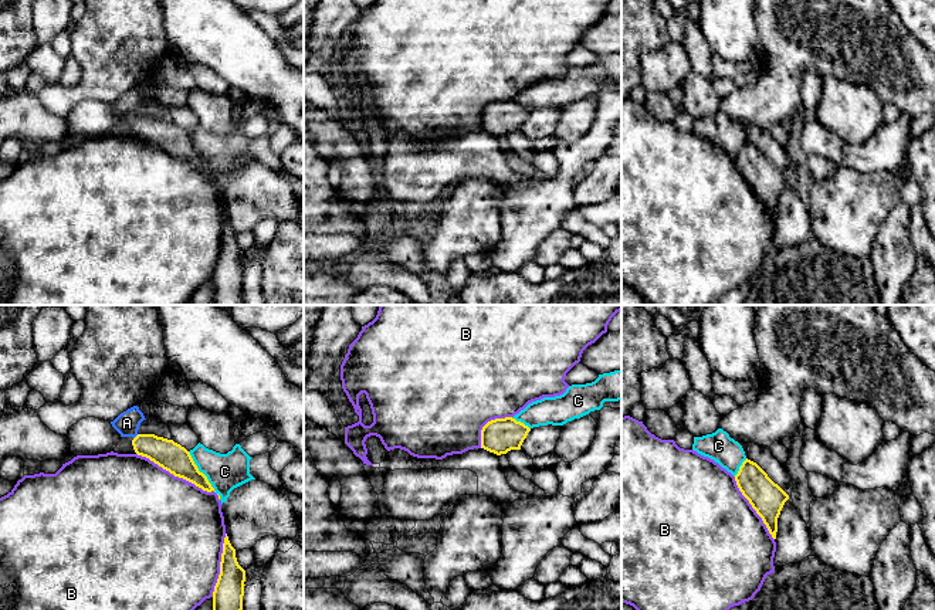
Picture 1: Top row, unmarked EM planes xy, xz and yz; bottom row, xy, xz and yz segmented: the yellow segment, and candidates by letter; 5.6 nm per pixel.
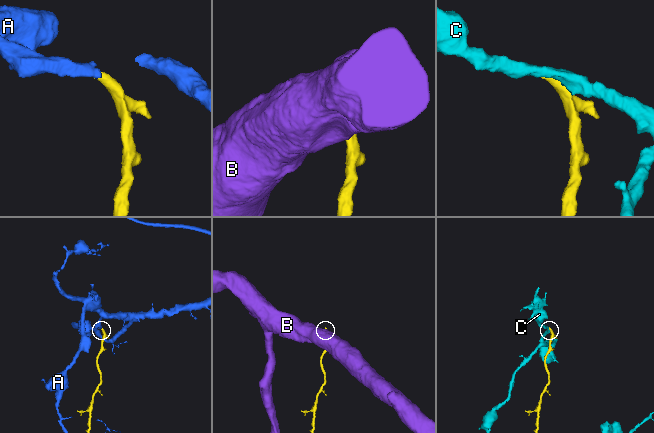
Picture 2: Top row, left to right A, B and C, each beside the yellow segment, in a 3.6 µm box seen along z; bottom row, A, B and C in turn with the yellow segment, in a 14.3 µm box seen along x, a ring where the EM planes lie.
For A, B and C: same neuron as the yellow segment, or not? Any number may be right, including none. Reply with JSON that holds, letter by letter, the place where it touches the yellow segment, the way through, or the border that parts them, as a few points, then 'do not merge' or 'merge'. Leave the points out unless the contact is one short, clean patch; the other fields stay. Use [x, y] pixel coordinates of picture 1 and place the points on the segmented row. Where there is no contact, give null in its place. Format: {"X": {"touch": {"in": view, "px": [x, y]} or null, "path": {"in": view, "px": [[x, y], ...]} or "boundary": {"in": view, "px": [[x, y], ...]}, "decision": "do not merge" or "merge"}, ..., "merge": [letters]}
{"A": {"touch": {"in": "xy", "px": [135, 437]}, "path": {"in": "xy", "px": [[168, 454], [144, 444], [135, 437], [126, 423]]}, "decision": "merge"}, "B": {"touch": {"in": "xy", "px": [179, 477]}, "decision": "do not merge"}, "C": {"touch": {"in": "xy", "px": [205, 475]}, "boundary": {"in": "xy", "px": [[187, 451], [220, 498]]}, "decision": "do not merge"}, "merge": ["A"]}

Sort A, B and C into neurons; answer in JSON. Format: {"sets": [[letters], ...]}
{"sets": [["A"], ["B"], ["C"]]}

